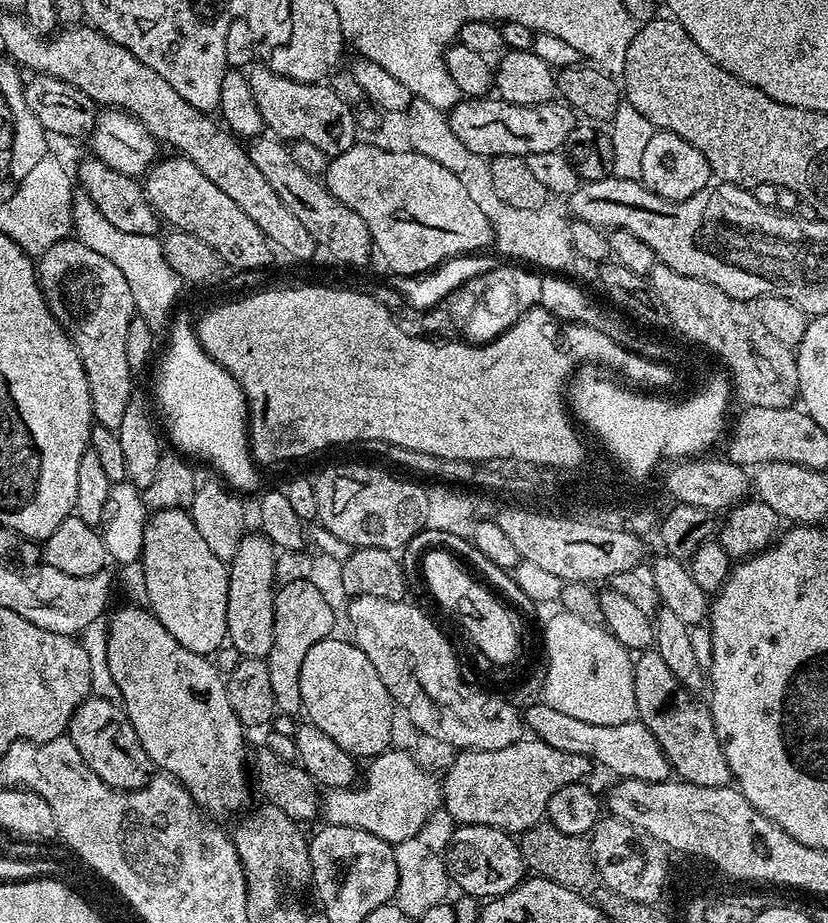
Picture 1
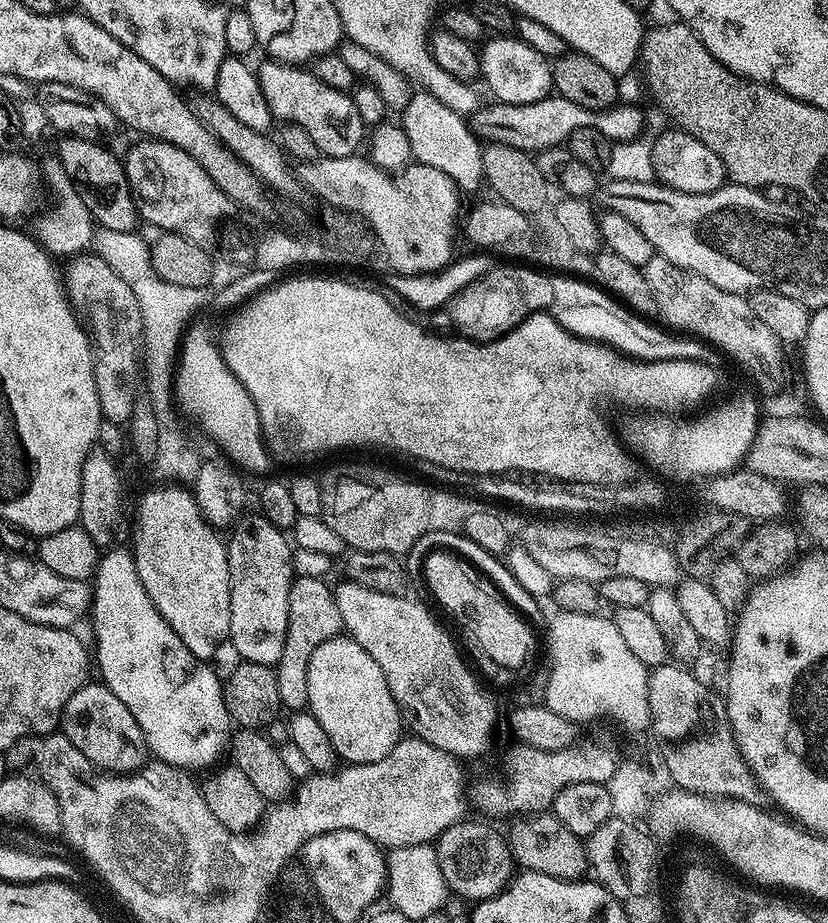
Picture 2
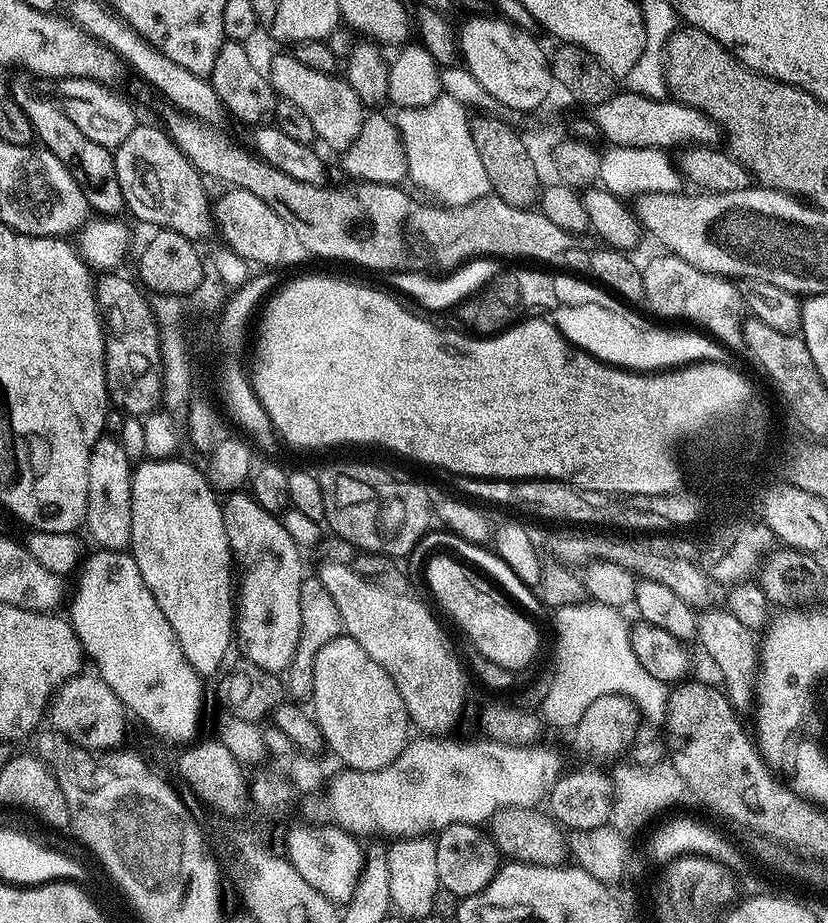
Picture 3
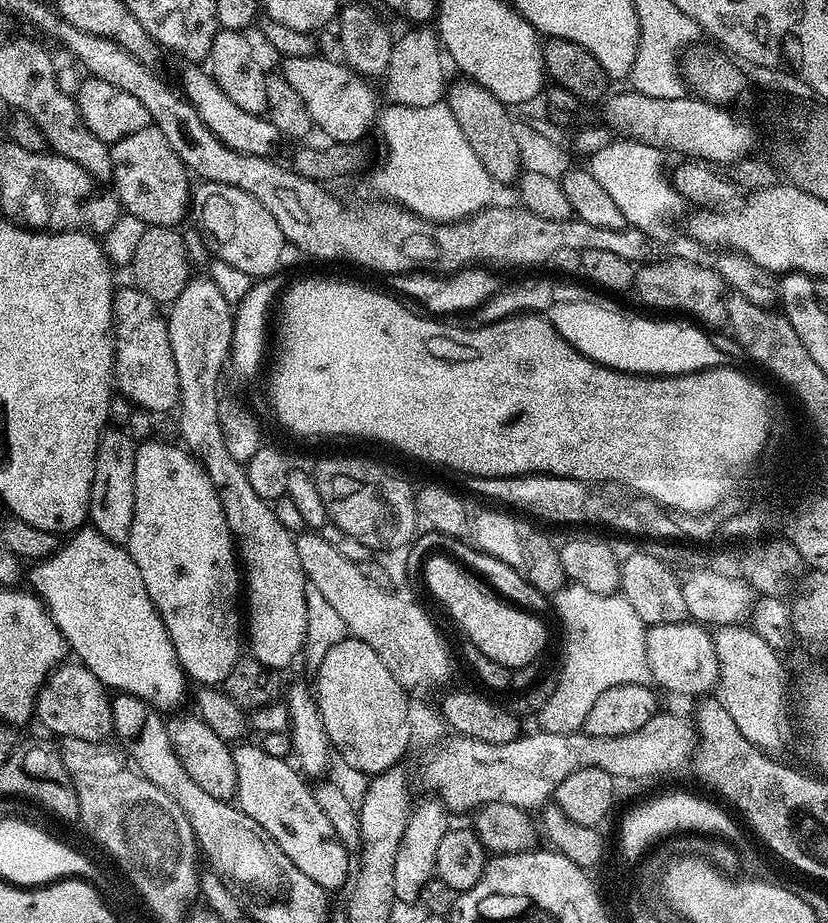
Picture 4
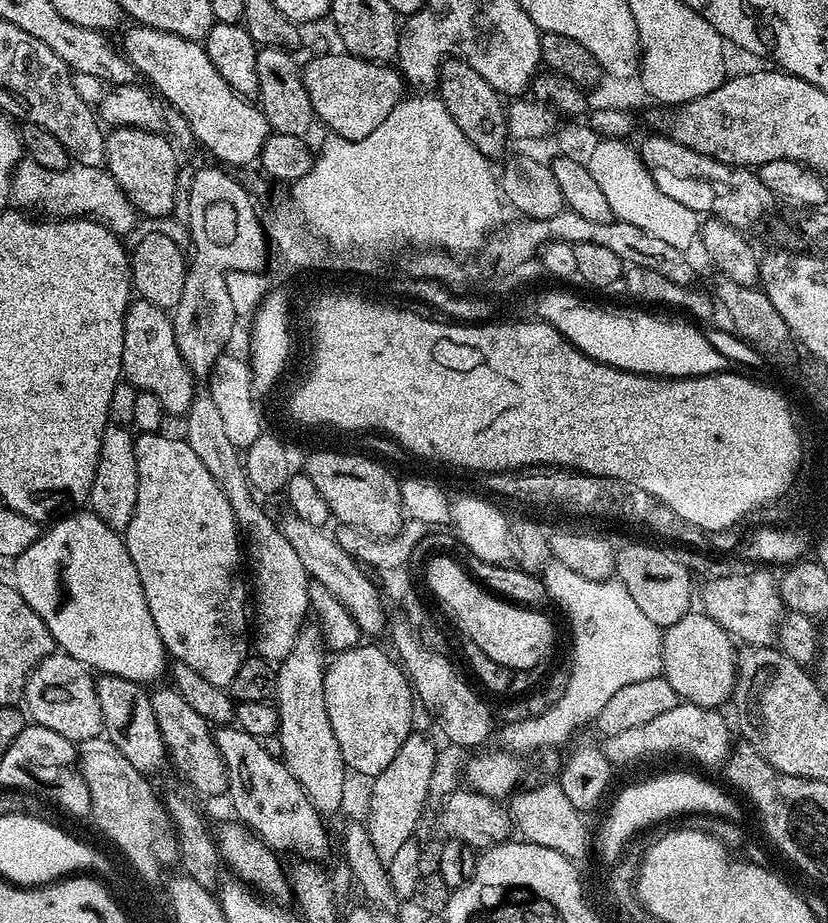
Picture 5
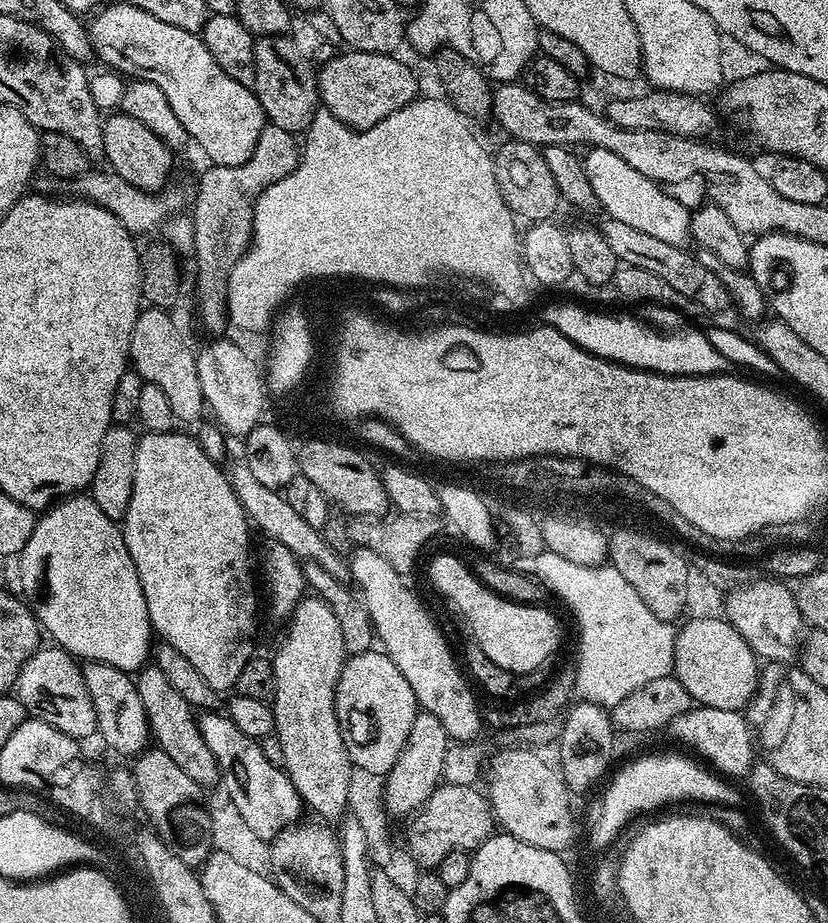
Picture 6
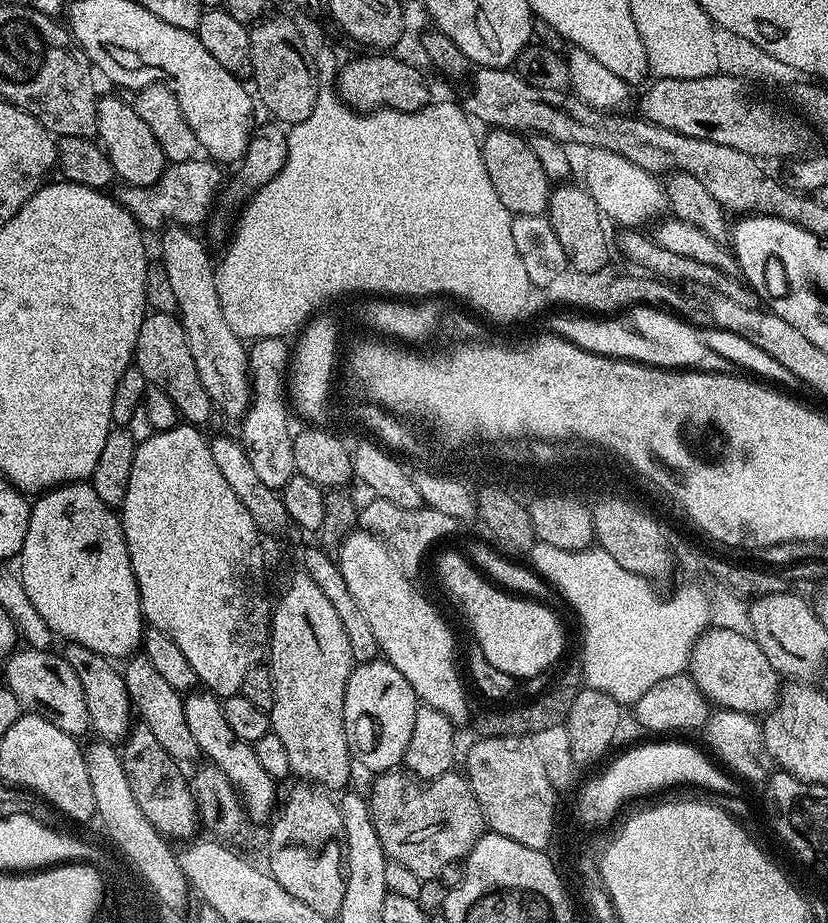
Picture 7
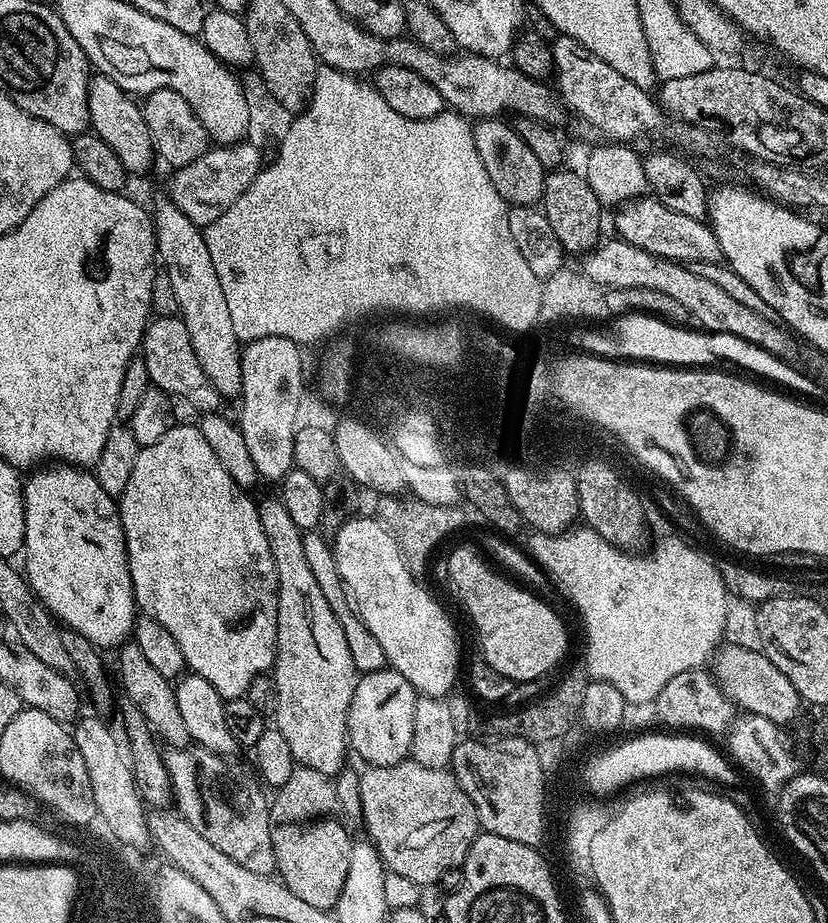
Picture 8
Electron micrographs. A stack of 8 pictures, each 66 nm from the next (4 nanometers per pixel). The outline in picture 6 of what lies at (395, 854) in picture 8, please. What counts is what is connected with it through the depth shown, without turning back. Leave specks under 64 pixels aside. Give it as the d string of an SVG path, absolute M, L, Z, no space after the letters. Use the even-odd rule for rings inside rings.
M441 783L433 790L429 800L407 821L403 847L425 869L435 869L454 850L475 850L494 832L492 806L479 787L467 784Z

